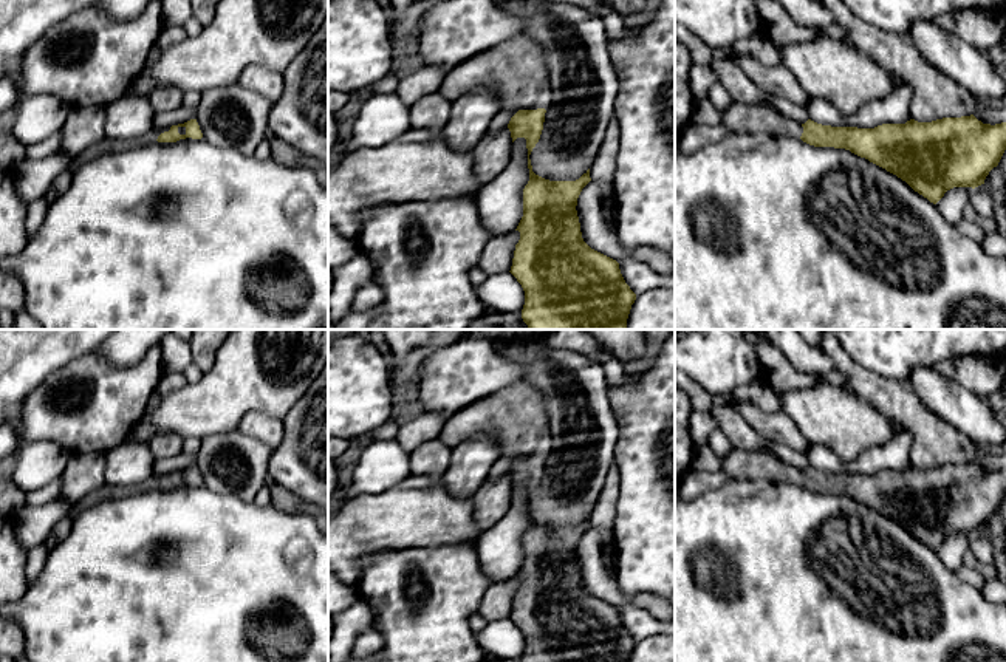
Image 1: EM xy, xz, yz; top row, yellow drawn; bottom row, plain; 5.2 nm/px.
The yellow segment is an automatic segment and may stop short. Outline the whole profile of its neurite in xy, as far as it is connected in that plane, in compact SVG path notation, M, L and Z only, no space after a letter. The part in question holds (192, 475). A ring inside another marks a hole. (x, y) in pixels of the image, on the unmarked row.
M190 466L184 470L178 470L178 472L172 472L172 473L166 473L166 475L153 475L149 479L145 479L144 483L136 484L136 486L110 487L104 483L99 489L90 492L84 498L80 498L77 503L74 503L74 507L70 514L70 517L74 518L84 509L91 507L96 503L104 501L104 500L127 498L127 496L136 495L139 492L144 492L144 490L153 489L153 487L176 489L176 487L186 486L186 484L192 484L192 486L203 484L203 479L200 476L197 466Z

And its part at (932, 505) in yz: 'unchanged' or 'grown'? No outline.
grown

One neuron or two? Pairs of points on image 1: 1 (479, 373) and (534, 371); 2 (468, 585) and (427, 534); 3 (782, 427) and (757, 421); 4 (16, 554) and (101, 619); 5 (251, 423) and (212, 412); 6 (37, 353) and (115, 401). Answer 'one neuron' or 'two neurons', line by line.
1: two neurons
2: two neurons
3: one neuron
4: two neurons
5: two neurons
6: two neurons

